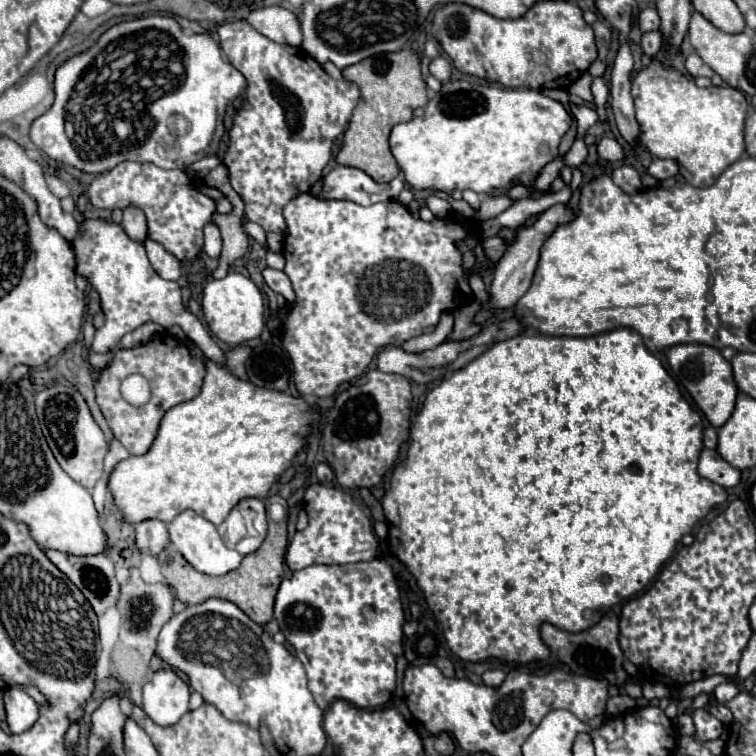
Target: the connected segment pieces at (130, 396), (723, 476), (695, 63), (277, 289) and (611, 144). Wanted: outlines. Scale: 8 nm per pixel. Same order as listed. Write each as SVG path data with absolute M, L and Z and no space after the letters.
M130 375L122 381L122 397L134 405L134 407L142 407L148 403L150 399L150 385L142 375Z
M704 449L700 453L698 473L704 479L710 479L712 483L718 483L722 487L736 487L740 483L740 479L742 479L742 471L738 471L736 467L726 463L718 455L718 451L714 451L714 449Z
M696 53L688 55L688 59L686 59L686 69L688 69L690 75L704 75L704 77L712 77L712 75L714 75L714 71L712 71Z
M266 267L266 269L264 269L264 281L266 281L266 285L268 285L274 293L280 293L280 295L288 301L288 305L294 303L296 295L294 295L292 283L290 283L290 279L286 277L284 271L276 271L276 269Z
M608 137L598 141L598 155L606 157L606 161L622 161L626 157L620 143L616 139L608 139Z

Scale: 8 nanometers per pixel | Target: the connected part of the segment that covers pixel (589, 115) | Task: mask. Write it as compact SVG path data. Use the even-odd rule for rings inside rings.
M570 103L570 111L572 111L572 115L576 117L576 123L578 123L578 137L584 137L586 129L598 121L598 113L592 107Z

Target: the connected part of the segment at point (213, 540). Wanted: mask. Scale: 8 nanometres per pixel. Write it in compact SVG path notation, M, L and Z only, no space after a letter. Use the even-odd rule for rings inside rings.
M184 511L180 513L170 525L168 525L168 531L170 531L170 541L172 541L172 547L176 551L182 553L182 557L200 573L206 573L206 575L226 575L228 571L234 571L240 561L242 561L242 555L234 549L228 549L224 545L224 541L220 539L218 531L216 531L216 525L212 525L208 519L200 517L198 513L194 511Z

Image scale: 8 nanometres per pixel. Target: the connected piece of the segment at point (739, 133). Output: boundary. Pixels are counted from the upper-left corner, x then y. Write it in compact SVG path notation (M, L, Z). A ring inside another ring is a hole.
M652 59L632 81L632 97L636 105L636 121L640 125L638 141L660 159L674 159L680 165L680 173L694 187L710 187L718 175L734 161L738 161L744 151L744 119L748 115L748 101L742 91L732 87L706 87L700 89L682 71L666 67L658 59Z

